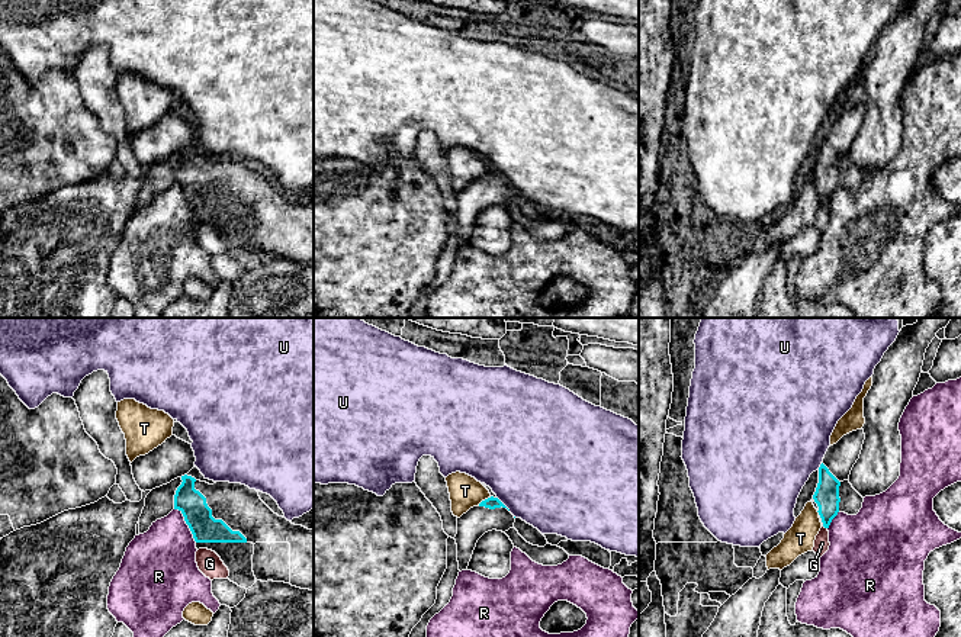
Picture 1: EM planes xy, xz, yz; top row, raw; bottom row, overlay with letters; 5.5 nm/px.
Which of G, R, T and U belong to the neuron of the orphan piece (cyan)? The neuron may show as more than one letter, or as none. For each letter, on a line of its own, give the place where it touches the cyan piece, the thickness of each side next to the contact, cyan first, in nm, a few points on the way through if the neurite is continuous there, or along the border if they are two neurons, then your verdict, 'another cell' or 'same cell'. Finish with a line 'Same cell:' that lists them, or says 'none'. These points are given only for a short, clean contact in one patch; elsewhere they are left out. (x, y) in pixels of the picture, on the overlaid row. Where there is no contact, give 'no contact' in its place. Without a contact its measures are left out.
G: contact yz (825, 527); calibres 140 and 80 nm; another cell
R: contact xy (186, 523); calibres 160 and 360 nm; border xy (174, 508), (182, 514), (196, 541); another cell
T: contact xz (485, 499); calibres 70 and 180 nm; border xz (491, 496), (478, 505); another cell
U: contact xz (503, 504); calibres 70 and 500 nm; another cell
Same cell: none

